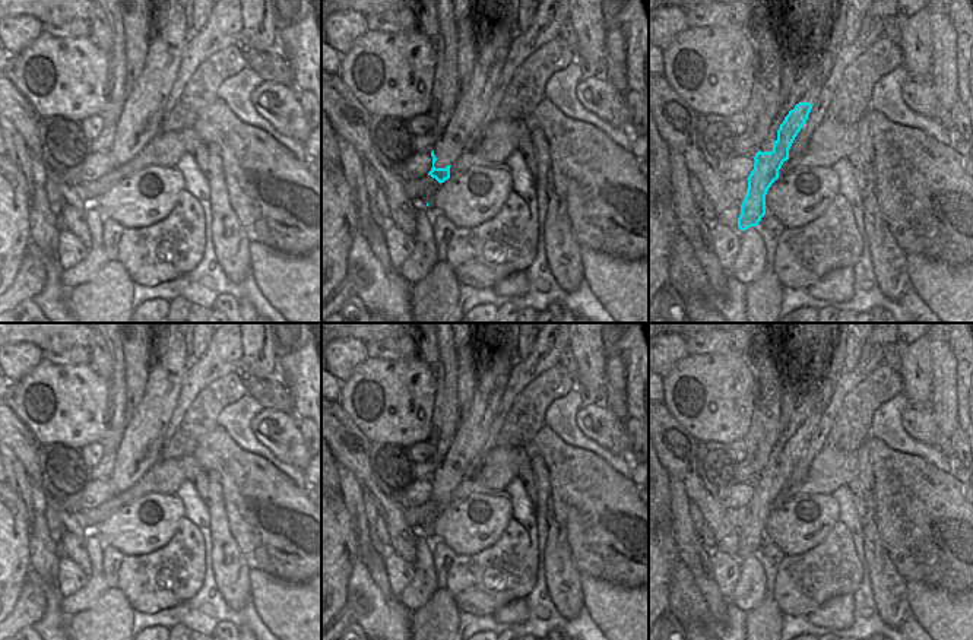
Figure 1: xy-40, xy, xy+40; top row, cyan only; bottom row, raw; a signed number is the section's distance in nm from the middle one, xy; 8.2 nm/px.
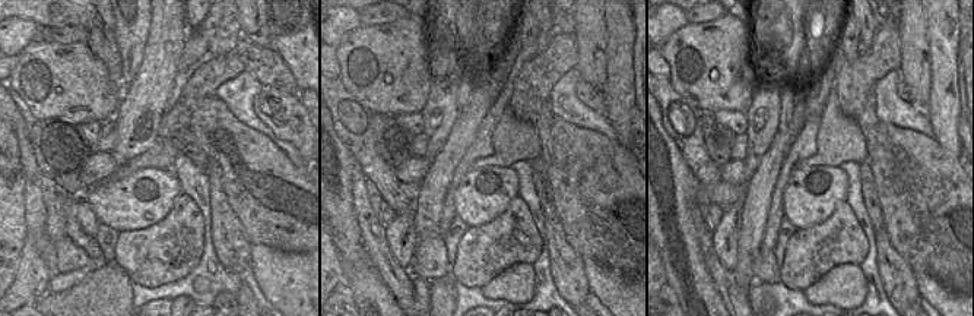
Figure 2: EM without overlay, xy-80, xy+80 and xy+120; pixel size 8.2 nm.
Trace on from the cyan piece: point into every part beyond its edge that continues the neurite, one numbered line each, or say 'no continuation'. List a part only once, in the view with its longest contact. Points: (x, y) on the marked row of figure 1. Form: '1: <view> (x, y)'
1: xy+40 (810, 76)

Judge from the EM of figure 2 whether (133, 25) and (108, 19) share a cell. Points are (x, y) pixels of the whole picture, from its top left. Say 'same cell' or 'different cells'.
different cells

